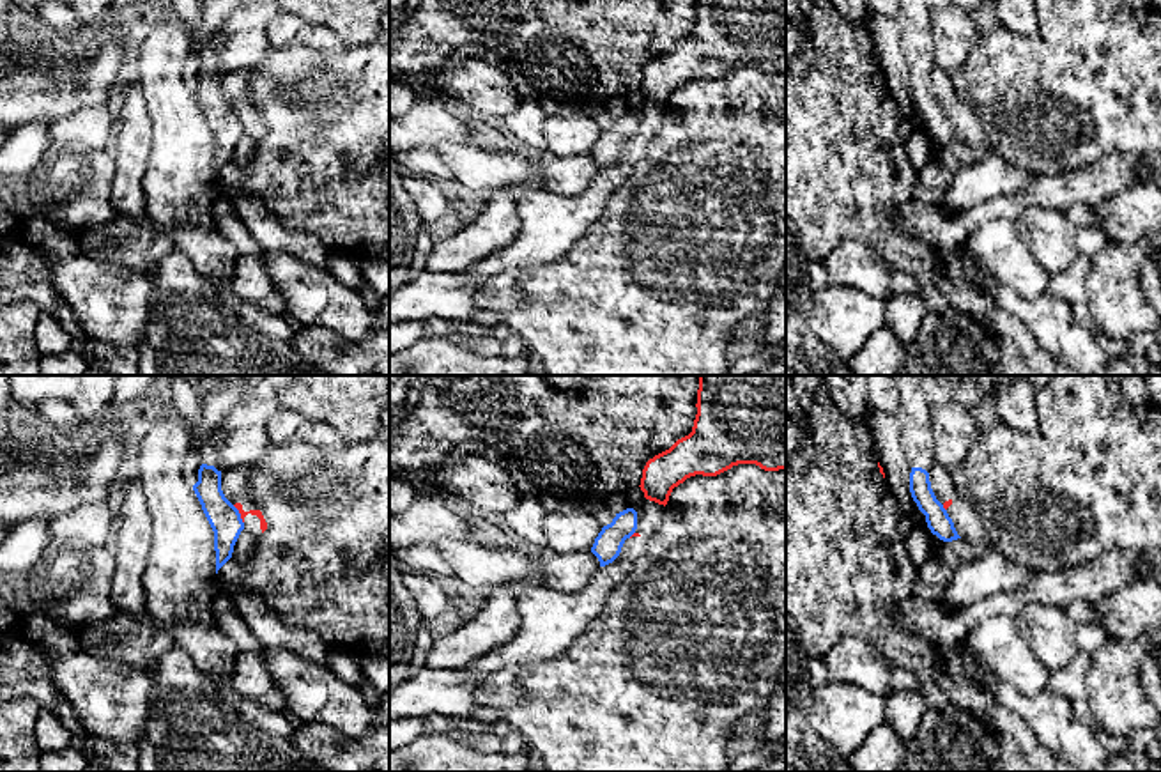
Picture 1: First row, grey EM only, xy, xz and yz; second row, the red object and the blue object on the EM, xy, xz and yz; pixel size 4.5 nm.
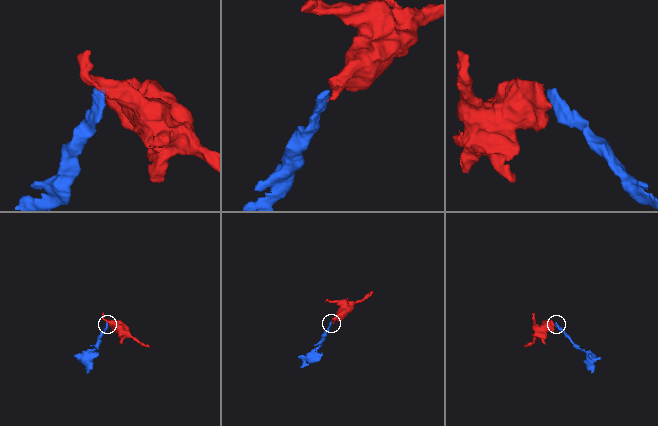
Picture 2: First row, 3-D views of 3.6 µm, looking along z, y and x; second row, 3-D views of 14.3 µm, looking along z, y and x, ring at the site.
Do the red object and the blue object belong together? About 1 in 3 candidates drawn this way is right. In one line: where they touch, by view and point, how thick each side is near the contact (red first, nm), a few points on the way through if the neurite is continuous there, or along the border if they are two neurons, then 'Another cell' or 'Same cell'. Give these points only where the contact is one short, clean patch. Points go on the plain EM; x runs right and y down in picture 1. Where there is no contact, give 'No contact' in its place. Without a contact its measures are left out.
Touches red at xy (239, 115). Thickness 30 nm (red) against 140 nm. Boundary: xy (232, 108), (243, 126). Another cell

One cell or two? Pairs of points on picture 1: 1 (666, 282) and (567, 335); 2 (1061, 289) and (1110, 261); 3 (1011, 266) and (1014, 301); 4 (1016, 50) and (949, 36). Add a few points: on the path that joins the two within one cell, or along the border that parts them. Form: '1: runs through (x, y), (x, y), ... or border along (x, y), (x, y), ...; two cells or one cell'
1: runs through (641, 305), (629, 317), (592, 319); one cell
2: border along (1092, 257), (1085, 301); two cells
3: border along (979, 266), (1025, 298), (1045, 293); two cells
4: border along (983, 34), (967, 59), (951, 73); two cells

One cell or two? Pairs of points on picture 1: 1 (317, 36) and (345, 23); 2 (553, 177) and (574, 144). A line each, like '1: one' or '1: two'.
1: two
2: two

